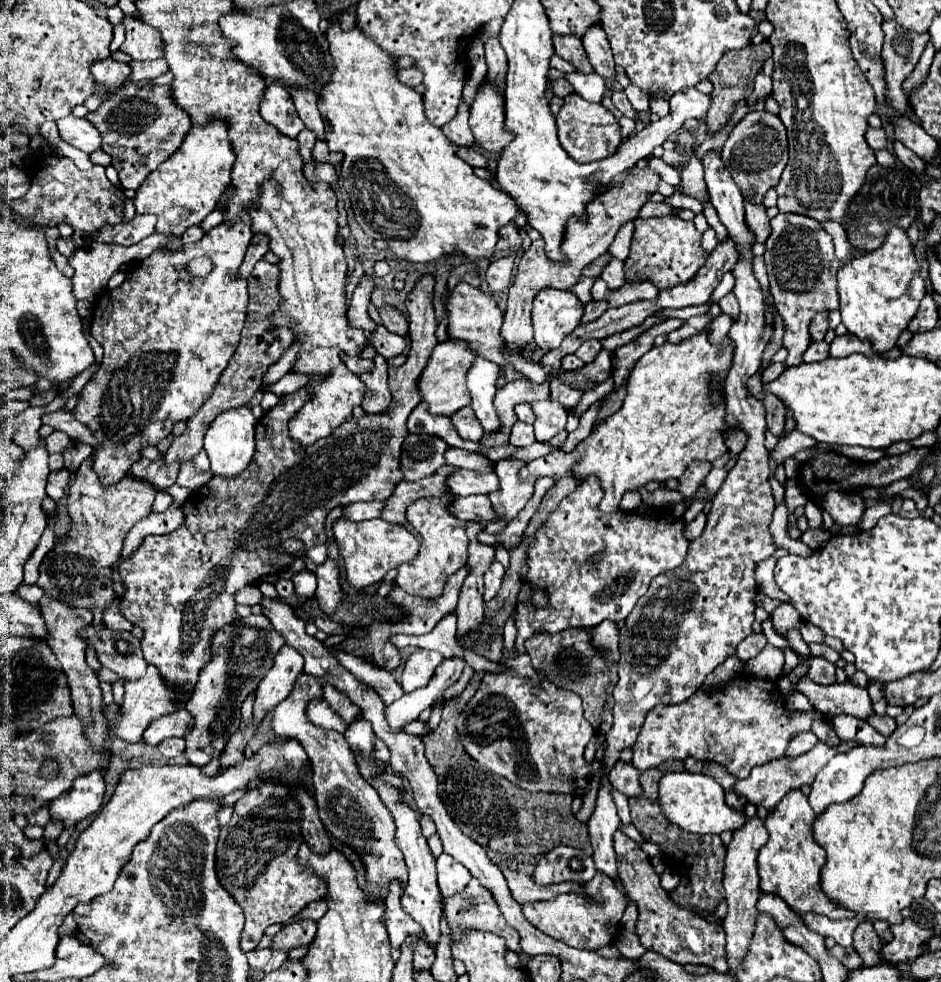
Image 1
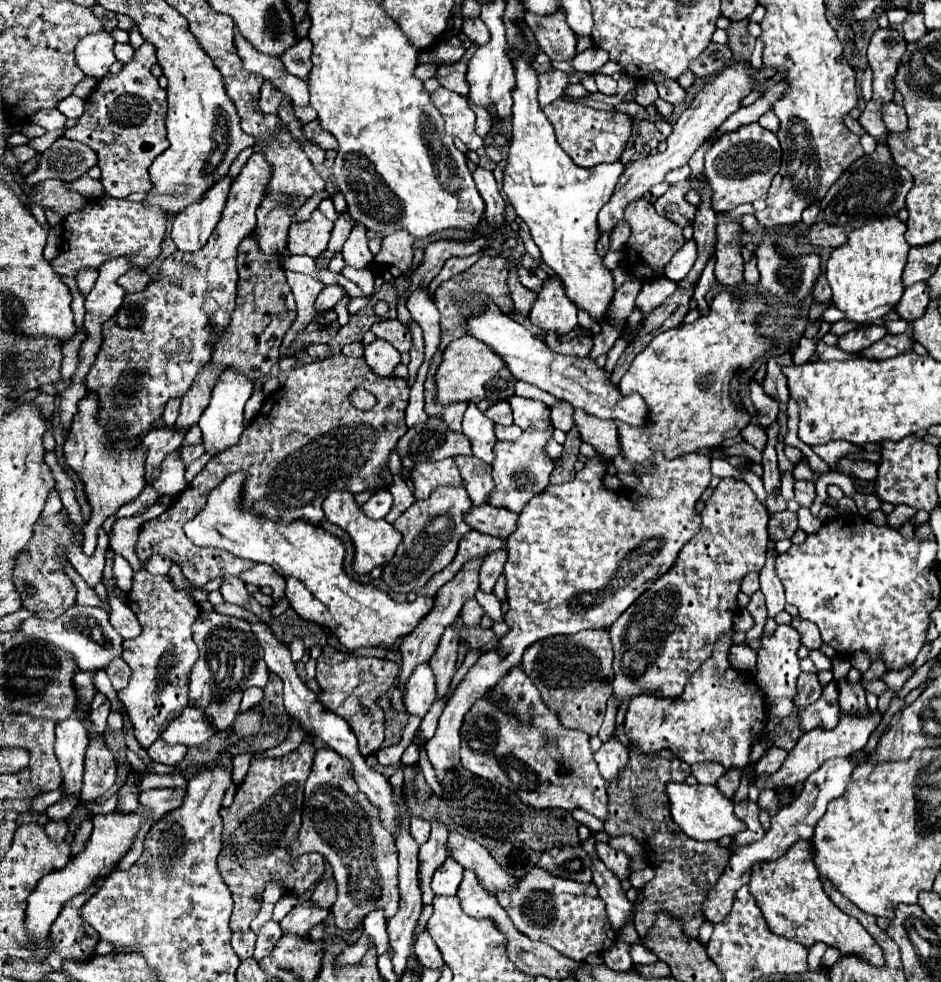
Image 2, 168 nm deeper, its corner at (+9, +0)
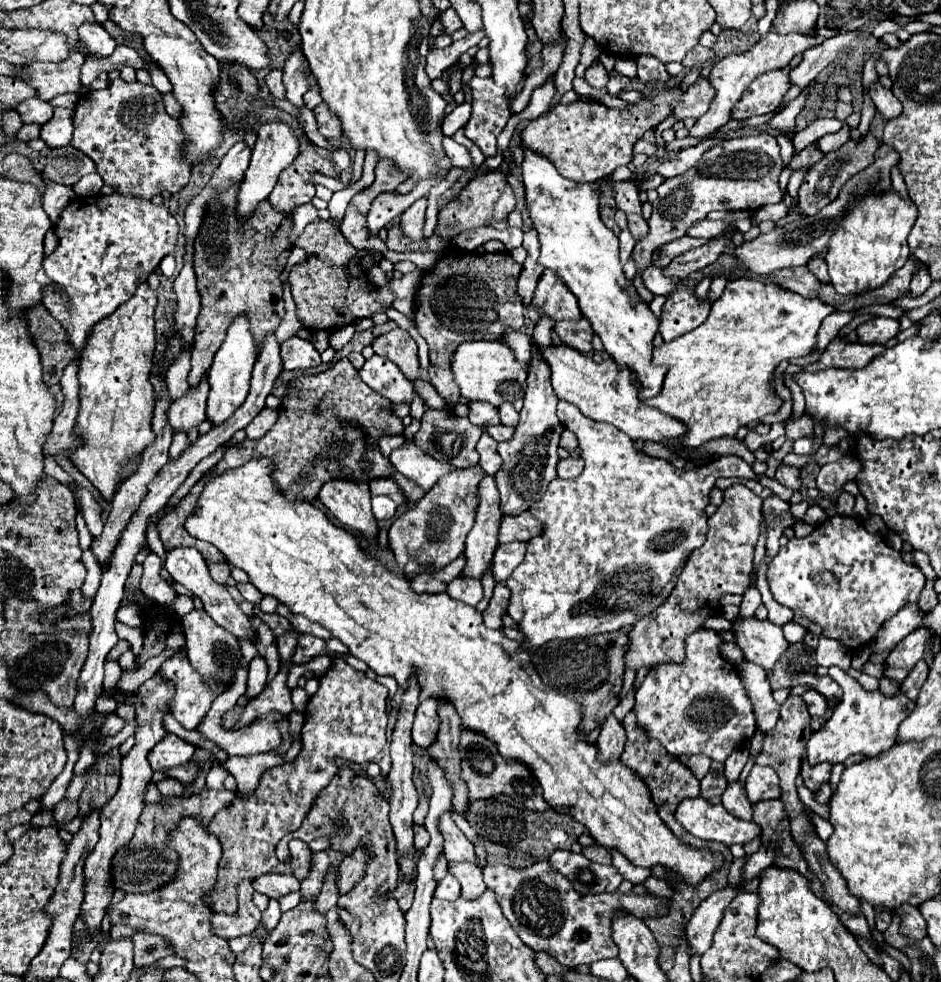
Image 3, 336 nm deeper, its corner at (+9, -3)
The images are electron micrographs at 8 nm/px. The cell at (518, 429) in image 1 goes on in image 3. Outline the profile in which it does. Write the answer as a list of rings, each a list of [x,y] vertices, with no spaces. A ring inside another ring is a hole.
[[[500,424],[500,426],[488,426],[488,428],[486,428],[486,432],[488,432],[496,442],[504,442],[504,440],[510,440],[510,438],[512,438],[514,428]]]

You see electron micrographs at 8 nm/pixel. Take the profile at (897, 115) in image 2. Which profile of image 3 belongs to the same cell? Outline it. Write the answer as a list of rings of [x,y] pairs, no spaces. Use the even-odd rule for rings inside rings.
[[[874,84],[870,88],[870,96],[872,96],[872,102],[876,104],[878,112],[886,118],[886,120],[894,120],[902,114],[902,104],[900,100],[890,92],[886,90],[882,84]]]

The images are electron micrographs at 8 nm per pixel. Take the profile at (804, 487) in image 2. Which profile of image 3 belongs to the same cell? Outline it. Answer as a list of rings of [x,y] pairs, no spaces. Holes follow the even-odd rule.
[[[780,464],[780,466],[778,466],[778,472],[776,472],[776,480],[778,480],[780,484],[784,484],[786,488],[794,490],[794,492],[800,492],[800,490],[802,490],[802,478],[800,478],[800,470],[798,470],[798,468]]]

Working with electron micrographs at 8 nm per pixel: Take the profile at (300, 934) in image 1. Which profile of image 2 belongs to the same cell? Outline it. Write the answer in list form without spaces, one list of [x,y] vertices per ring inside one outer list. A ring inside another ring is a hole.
[[[300,903],[296,905],[282,921],[280,921],[280,927],[284,933],[298,933],[298,935],[308,935],[308,931],[322,923],[326,917],[328,917],[330,909],[322,909],[322,907],[316,907],[314,903]]]

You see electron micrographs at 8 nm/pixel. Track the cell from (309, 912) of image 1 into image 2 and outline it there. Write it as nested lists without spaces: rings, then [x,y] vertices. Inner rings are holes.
[[[334,877],[322,879],[322,881],[316,885],[316,889],[312,891],[312,903],[330,909],[334,901],[336,901],[336,881],[334,881]]]

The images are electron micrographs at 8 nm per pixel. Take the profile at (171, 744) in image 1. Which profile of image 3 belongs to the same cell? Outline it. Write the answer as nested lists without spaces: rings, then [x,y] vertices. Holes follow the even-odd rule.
[[[166,734],[164,740],[160,740],[152,752],[148,754],[152,770],[170,770],[176,766],[184,766],[192,758],[194,750],[190,742],[184,742],[176,734]]]

